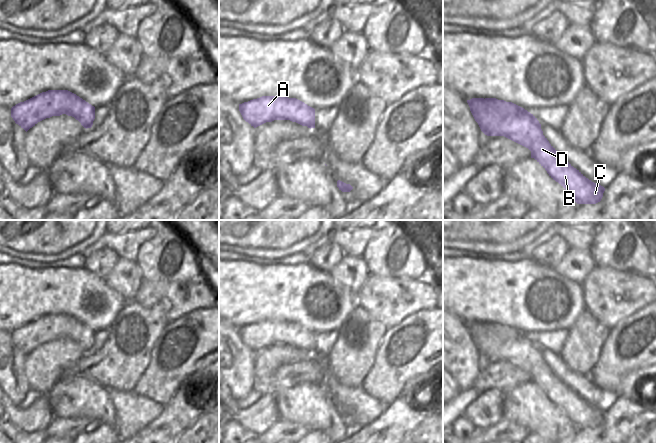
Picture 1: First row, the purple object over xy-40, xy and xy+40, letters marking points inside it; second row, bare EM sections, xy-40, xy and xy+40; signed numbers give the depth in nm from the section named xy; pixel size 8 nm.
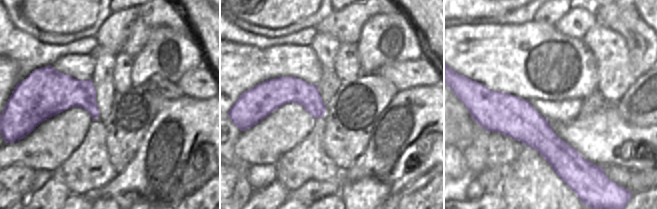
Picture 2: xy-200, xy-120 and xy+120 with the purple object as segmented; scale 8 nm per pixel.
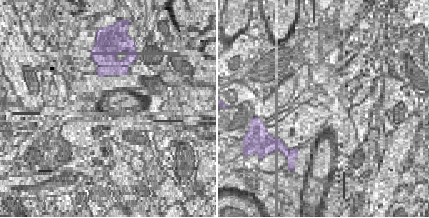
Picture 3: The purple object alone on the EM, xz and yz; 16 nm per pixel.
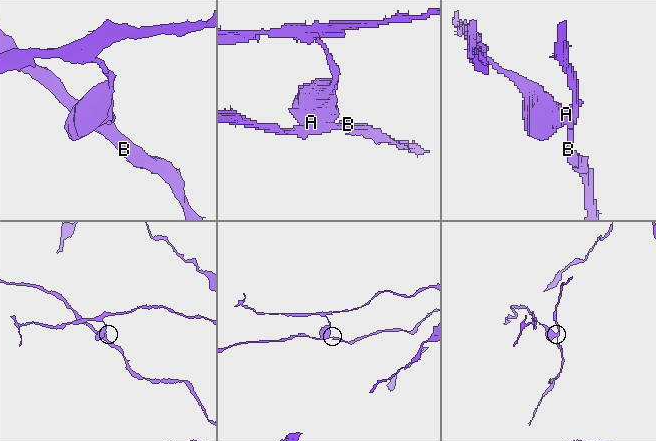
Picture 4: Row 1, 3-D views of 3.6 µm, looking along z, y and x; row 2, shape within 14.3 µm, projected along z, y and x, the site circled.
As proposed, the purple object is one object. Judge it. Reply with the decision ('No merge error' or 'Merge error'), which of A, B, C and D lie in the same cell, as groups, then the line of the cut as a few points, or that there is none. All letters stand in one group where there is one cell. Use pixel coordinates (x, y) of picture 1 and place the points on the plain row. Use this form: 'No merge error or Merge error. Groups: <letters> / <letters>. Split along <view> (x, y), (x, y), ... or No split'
Merge error. Groups: A / B C D. Split along xy+40 (524, 333), (509, 339), (482, 336), (476, 343).

